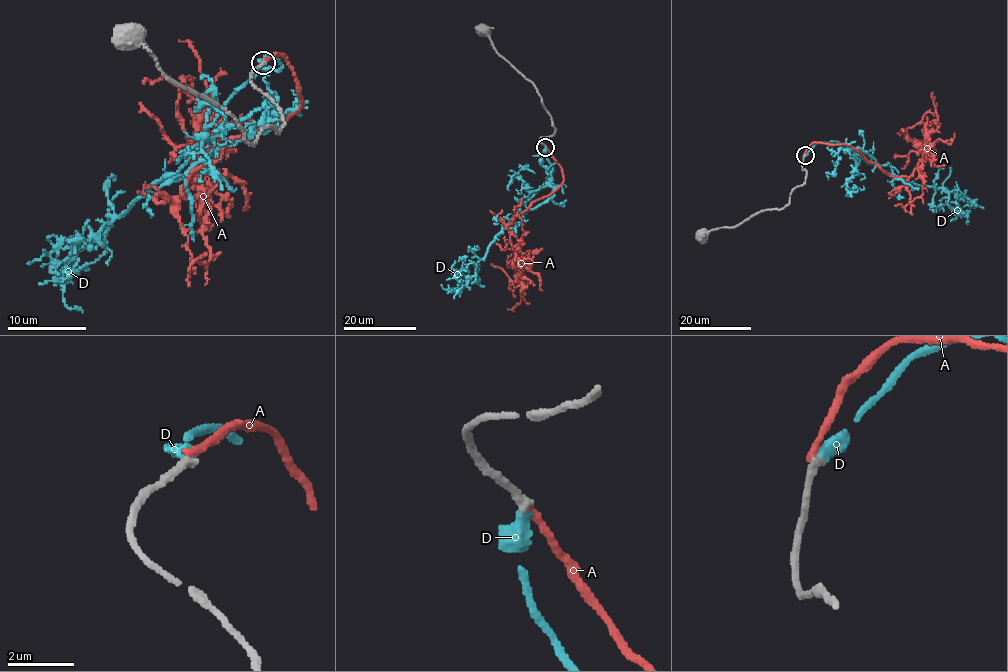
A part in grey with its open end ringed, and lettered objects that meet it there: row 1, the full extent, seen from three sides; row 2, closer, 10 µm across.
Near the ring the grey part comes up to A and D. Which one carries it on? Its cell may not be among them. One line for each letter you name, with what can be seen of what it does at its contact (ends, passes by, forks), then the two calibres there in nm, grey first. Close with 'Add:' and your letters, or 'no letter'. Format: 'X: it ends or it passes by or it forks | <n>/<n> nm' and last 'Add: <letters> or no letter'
D: it ends | 240/420 nm
Add: D

